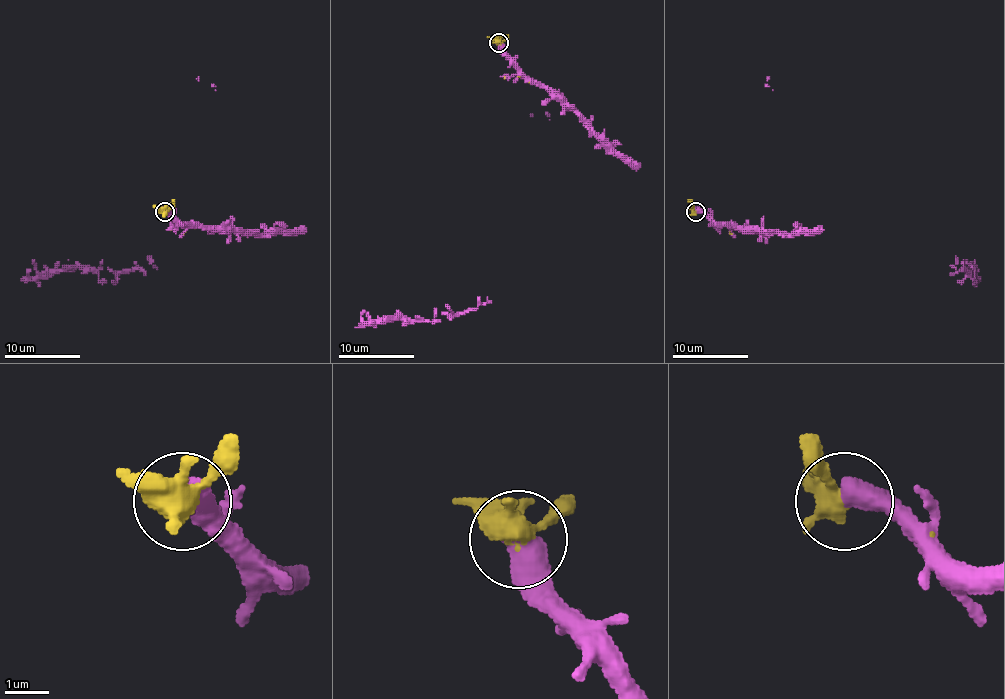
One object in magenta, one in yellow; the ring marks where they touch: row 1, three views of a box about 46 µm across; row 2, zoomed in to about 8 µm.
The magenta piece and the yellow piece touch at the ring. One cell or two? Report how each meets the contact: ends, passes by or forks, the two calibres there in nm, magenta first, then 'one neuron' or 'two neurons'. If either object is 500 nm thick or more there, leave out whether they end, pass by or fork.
calibres 600 and 400 nm; one neuron

